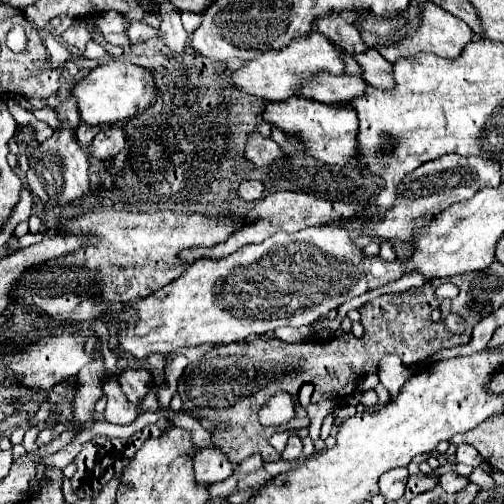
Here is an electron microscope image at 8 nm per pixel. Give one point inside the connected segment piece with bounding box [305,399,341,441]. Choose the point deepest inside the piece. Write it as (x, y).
(318, 411)

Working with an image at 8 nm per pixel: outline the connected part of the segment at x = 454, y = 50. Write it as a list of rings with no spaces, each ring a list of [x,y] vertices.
[[[421,1],[419,9],[421,9],[421,17],[419,17],[419,23],[413,25],[411,33],[407,33],[401,39],[389,39],[385,43],[377,43],[377,51],[387,61],[393,61],[393,59],[399,59],[405,55],[413,55],[413,53],[421,53],[421,51],[435,53],[441,57],[457,57],[463,51],[465,43],[469,43],[473,39],[473,31],[469,29],[469,25],[463,19],[449,15],[445,9],[433,5],[431,1]]]

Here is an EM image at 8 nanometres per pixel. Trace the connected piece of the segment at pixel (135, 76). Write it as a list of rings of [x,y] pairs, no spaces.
[[[113,59],[109,63],[97,65],[89,75],[85,75],[79,83],[75,83],[71,95],[75,97],[79,119],[83,123],[87,125],[117,123],[137,115],[139,111],[145,111],[145,107],[155,97],[155,81],[147,69],[123,63],[121,59]]]

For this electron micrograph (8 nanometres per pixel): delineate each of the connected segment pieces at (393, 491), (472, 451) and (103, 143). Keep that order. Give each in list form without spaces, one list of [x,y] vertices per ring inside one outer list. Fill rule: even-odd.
[[[397,467],[381,475],[379,479],[379,493],[391,501],[391,499],[401,499],[405,493],[405,483],[407,483],[407,467]]]
[[[469,445],[457,447],[457,461],[465,463],[465,465],[471,465],[471,467],[479,467],[483,463],[481,455],[477,455],[477,449],[469,447]]]
[[[103,127],[95,135],[95,139],[91,141],[91,145],[87,147],[89,155],[95,157],[95,159],[99,159],[99,161],[113,159],[123,149],[127,149],[127,141],[125,141],[123,129],[119,129],[119,127]]]

